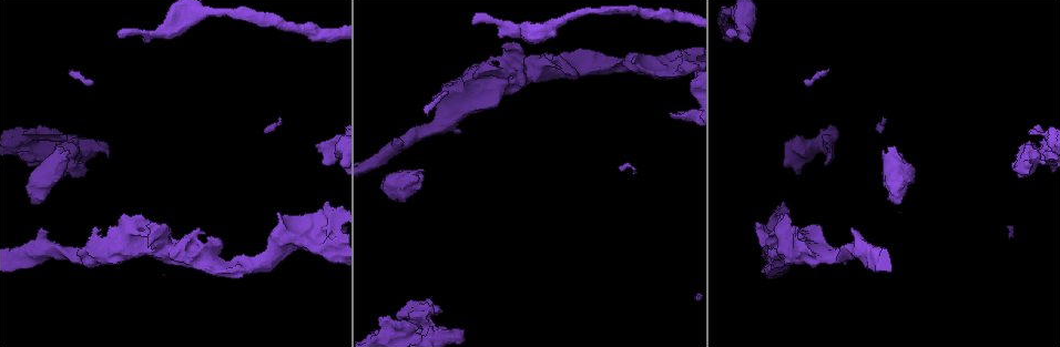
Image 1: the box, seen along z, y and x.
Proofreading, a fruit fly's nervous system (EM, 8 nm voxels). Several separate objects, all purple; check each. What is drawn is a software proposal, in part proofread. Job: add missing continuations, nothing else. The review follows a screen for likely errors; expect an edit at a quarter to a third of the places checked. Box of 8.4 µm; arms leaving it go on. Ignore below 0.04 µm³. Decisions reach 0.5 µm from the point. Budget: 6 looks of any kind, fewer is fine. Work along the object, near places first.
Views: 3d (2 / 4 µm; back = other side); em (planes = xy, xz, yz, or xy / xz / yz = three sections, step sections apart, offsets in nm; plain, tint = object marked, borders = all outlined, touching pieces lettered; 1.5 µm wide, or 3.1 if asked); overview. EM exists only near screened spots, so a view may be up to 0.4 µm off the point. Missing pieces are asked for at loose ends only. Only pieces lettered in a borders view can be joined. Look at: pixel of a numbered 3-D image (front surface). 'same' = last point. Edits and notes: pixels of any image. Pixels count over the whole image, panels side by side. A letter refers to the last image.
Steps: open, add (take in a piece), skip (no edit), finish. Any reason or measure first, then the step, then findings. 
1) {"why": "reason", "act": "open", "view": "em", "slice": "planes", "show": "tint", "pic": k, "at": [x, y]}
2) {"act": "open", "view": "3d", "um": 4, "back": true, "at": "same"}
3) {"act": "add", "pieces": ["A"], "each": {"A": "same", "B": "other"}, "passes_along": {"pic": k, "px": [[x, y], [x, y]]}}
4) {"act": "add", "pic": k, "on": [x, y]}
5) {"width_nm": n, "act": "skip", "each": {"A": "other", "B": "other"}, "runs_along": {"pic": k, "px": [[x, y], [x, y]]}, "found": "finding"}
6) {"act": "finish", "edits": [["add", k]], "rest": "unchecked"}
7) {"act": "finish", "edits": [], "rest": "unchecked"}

{"why": "stops while still wide", "act": "open", "view": "em", "slice": "yz", "step": 4, "show": "borders", "pic": 1, "at": [327, 164]}

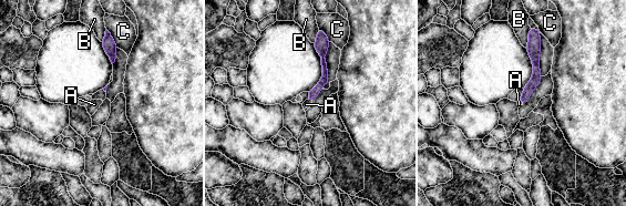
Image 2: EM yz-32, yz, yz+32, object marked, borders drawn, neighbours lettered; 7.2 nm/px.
{"why": "another direction", "act": "open", "view": "em", "slice": "planes", "show": "borders", "at": "same"}

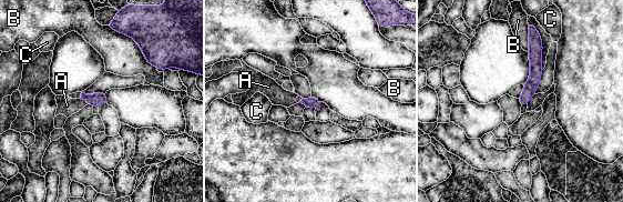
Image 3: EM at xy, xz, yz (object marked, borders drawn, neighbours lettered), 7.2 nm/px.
{"act": "add", "pieces": ["A"], "each": {"A": "same", "B": "other", "C": "other"}, "found": "it goes on there"}

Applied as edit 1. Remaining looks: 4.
{"why": "stops while still wide", "act": "open", "view": "em", "slice": "xy", "step": 4, "show": "borders", "pic": 1, "at": [87, 171]}

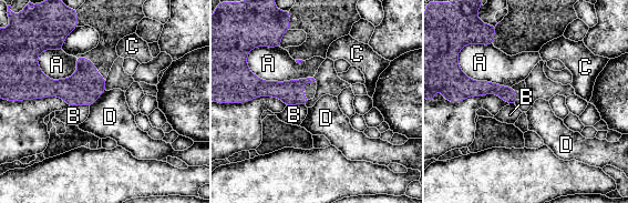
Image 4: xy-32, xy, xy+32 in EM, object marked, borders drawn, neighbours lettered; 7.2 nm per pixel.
{"act": "skip", "each": {"A": "other", "B": "other", "C": "other", "D": "other"}, "runs_along": {"pic": 4, "px": [[464, 79], [514, 100]]}, "found": "no lettered piece goes on from it"}

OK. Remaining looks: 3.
{"why": "branch stops here", "act": "open", "view": "3d", "um": 4, "pic": 1, "at": [42, 229]}

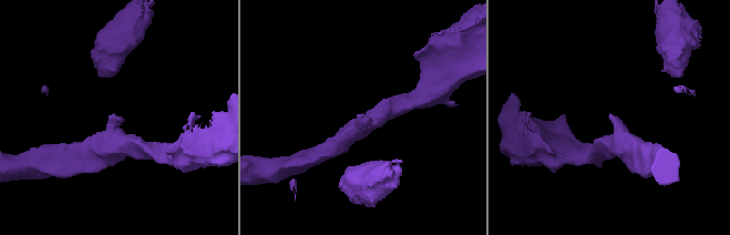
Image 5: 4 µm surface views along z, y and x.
{"act": "open", "view": "em", "slice": "xy", "step": 4, "show": "borders", "pic": 5, "at": [609, 114]}

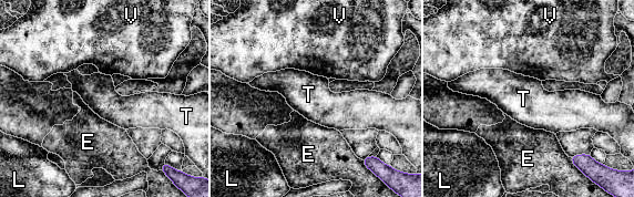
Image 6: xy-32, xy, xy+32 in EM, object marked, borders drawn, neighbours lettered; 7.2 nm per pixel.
{"why": "cut it another way", "act": "open", "view": "em", "slice": "planes", "show": "borders", "at": "same"}

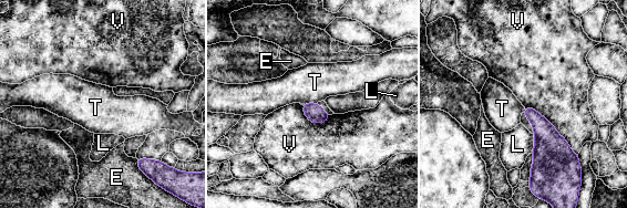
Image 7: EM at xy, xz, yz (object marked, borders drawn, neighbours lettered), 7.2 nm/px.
{"act": "skip", "each": {"E": "other", "L": "other", "T": "other", "V": "other"}, "border": {"pic": 7, "px": [[524, 106], [535, 108], [577, 155]]}, "found": "no lettered piece goes on from it"}

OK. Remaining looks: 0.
{"act": "finish", "edits": [["add", 3]], "rest": "unchecked"}

